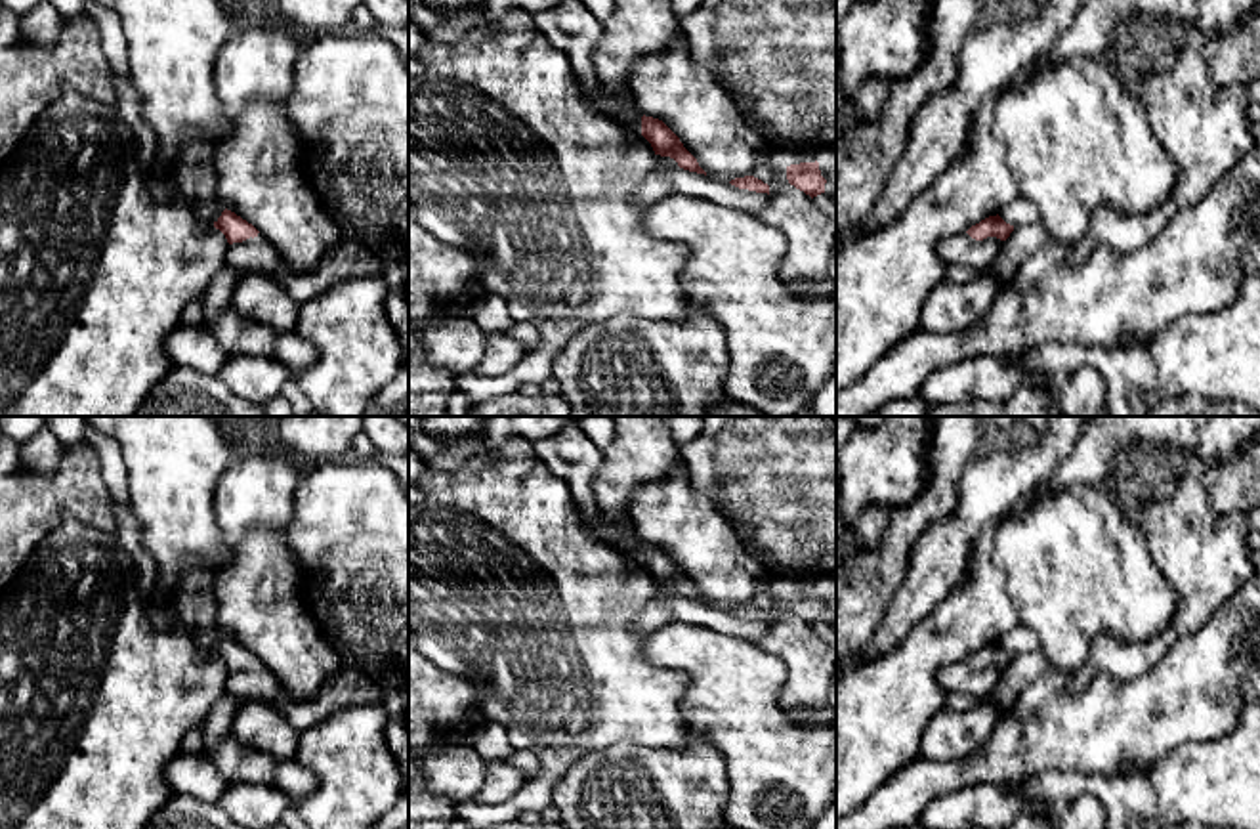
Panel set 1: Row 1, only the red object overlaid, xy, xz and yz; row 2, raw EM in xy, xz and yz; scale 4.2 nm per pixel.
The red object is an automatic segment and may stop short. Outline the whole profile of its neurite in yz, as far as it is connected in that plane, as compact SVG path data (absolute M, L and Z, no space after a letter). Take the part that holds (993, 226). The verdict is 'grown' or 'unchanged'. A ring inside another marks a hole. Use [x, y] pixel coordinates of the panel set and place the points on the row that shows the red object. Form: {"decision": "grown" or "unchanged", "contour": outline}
{"decision": "grown", "contour": "M998 214L989 216L966 233L939 241L937 252L945 264L962 264L977 273L987 273L1012 231L1014 225L1006 223Z"}

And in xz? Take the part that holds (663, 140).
{"decision": "grown", "contour": "M603 84L598 94L592 94L582 86L580 90L598 113L611 118L613 118L613 113L609 109L611 103L628 103L636 111L638 124L641 126L641 136L651 143L655 155L670 157L678 162L680 168L706 176L706 172L699 166L697 159L683 147L680 138L662 120L640 113L634 96L626 84L622 86Z"}

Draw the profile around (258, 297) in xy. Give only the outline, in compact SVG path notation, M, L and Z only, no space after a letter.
M260 271L242 273L227 308L277 332L292 332L298 321L294 298L273 275Z

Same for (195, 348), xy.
M181 325L164 338L164 351L176 367L187 367L204 374L218 374L231 357L216 342L212 330Z

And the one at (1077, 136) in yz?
M1071 57L1035 69L1023 84L998 99L991 130L1006 147L1006 160L1021 197L1039 208L1050 239L1065 246L1082 239L1096 208L1147 214L1170 197L1178 178L1178 168L1157 141L1134 86L1102 59Z

